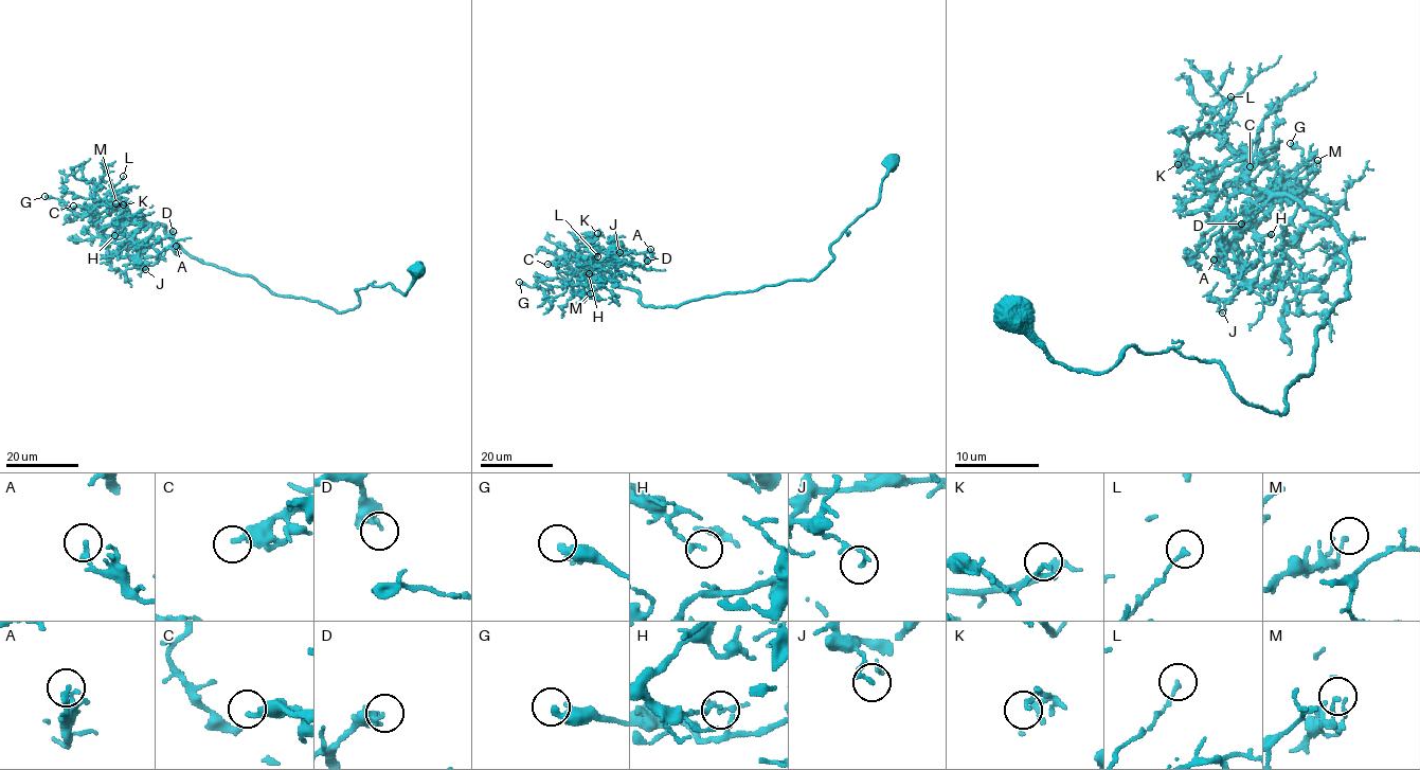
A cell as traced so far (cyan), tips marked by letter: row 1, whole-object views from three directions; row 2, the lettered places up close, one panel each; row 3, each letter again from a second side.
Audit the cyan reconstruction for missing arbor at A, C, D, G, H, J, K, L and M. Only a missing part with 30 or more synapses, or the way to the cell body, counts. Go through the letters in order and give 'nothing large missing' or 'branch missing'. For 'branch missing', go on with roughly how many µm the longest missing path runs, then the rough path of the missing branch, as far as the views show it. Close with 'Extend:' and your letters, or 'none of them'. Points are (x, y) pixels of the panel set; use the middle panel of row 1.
A: nothing large missing
C: branch missing; about 10 µm are missing; missing branch runs (547, 264), (543, 266), (549, 272), (567, 284)
D: nothing large missing
G: nothing large missing
H: nothing large missing
J: nothing large missing
K: nothing large missing
L: nothing large missing
M: nothing large missing
Extend: C

